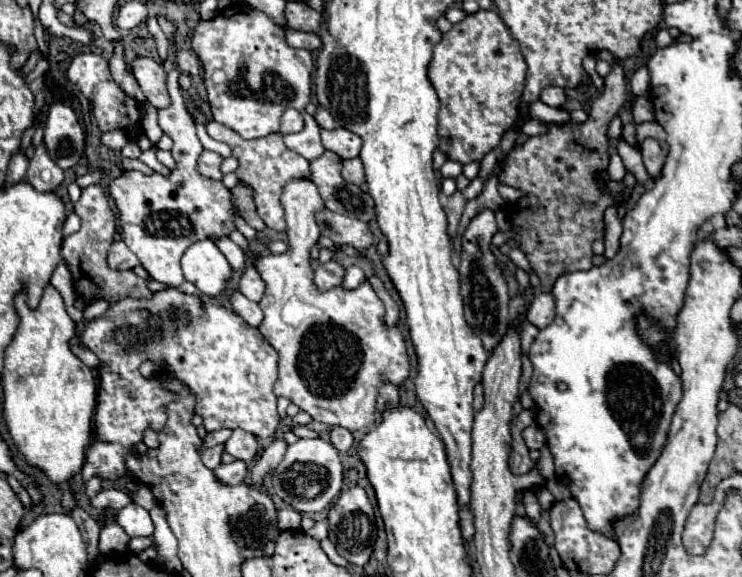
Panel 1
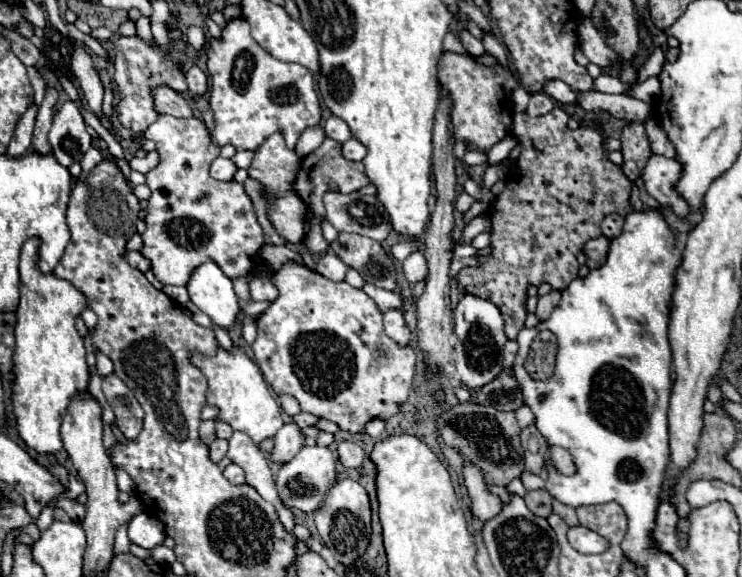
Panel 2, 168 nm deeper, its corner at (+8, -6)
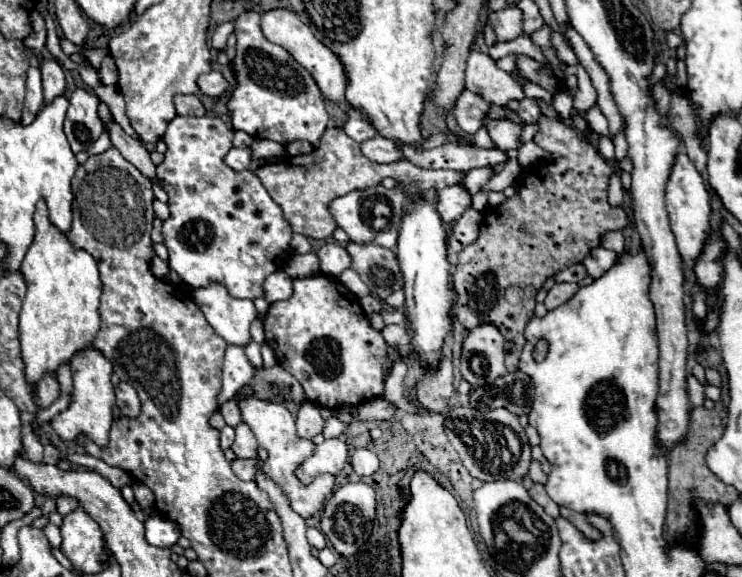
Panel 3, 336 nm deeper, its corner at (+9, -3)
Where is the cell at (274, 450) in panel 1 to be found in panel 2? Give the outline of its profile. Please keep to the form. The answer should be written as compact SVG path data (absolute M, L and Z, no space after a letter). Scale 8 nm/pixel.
M285 424L273 438L273 450L271 450L271 462L285 464L289 458L293 458L303 446L303 436L299 432L297 424Z

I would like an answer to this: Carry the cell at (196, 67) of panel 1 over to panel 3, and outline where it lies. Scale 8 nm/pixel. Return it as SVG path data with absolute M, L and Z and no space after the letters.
M212 71L212 73L208 73L208 75L202 75L202 77L198 79L198 87L200 87L200 91L202 91L204 95L214 97L214 99L224 97L226 91L228 91L228 83L226 83L226 79L222 77L222 73L218 73L218 71Z

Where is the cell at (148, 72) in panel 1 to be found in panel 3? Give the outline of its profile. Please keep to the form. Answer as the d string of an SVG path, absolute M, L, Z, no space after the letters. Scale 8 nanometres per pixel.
M178 95L176 111L178 115L192 115L192 117L202 117L206 113L202 101L196 95Z

